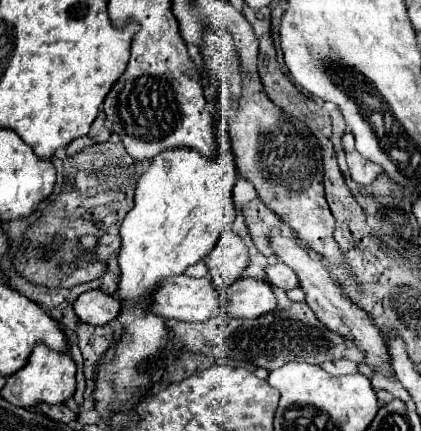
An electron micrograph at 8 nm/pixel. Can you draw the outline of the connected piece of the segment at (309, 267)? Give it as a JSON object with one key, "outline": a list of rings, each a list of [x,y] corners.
{"outline":[[[274,228],[272,234],[270,234],[270,248],[272,248],[272,252],[274,252],[284,264],[288,264],[288,266],[298,274],[300,286],[302,286],[302,290],[304,290],[304,294],[306,294],[306,302],[308,302],[308,306],[314,310],[314,314],[318,316],[318,320],[320,320],[326,328],[330,328],[332,332],[340,334],[346,342],[350,342],[352,346],[356,346],[356,348],[364,354],[364,362],[366,362],[372,370],[382,372],[382,374],[386,374],[386,376],[392,376],[394,372],[392,372],[392,368],[390,368],[390,360],[388,360],[388,350],[386,350],[386,340],[384,340],[384,336],[382,336],[380,330],[372,324],[372,320],[368,318],[368,314],[366,314],[362,308],[358,308],[358,306],[342,292],[342,288],[330,278],[328,270],[320,268],[322,264],[316,264],[316,262],[320,262],[320,260],[310,258],[310,254],[308,254],[308,250],[306,250],[304,246],[300,246],[294,238],[282,236],[276,228]]]}

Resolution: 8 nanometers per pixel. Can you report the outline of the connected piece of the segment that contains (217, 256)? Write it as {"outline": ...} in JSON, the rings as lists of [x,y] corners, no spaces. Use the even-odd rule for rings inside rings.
{"outline":[[[226,230],[218,238],[212,252],[204,258],[204,264],[208,266],[210,280],[218,294],[224,294],[248,266],[248,248],[242,238],[238,238],[232,230]]]}

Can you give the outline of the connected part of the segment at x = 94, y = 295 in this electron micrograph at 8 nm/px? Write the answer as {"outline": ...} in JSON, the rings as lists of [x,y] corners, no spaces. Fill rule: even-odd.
{"outline":[[[88,290],[84,294],[80,294],[74,300],[74,312],[76,316],[92,326],[104,326],[110,320],[114,320],[120,310],[122,310],[122,302],[102,290]]]}

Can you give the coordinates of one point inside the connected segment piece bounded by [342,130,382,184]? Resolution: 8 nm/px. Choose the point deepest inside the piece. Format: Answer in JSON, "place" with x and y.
{"place":[362,171]}

